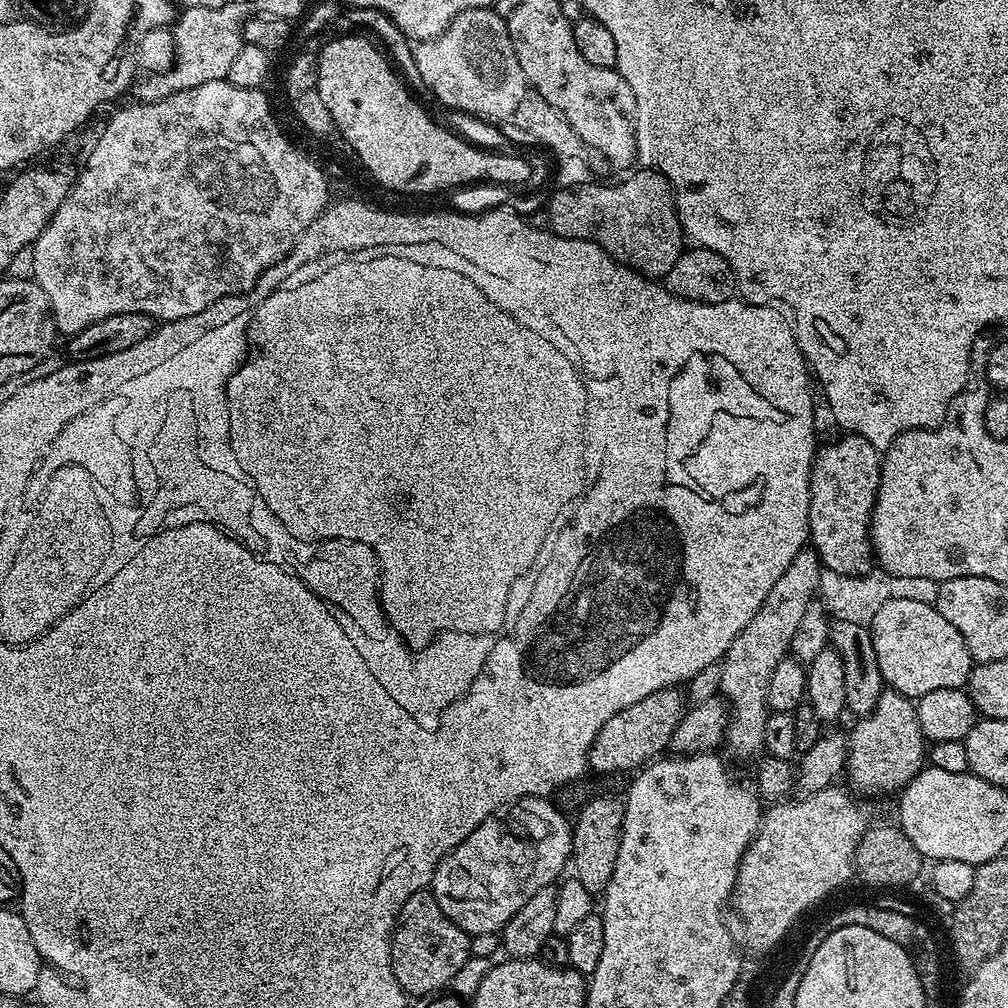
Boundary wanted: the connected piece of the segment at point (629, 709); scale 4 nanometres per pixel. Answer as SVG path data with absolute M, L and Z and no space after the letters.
M679 687L663 688L642 698L642 702L634 702L634 706L626 706L626 710L616 712L598 730L598 738L594 738L588 751L588 768L596 772L635 773L671 745L674 730L678 730L685 711L686 696Z

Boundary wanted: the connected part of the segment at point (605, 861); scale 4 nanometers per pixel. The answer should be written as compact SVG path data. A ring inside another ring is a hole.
M593 795L586 806L575 813L572 824L572 854L570 857L571 867L576 867L575 879L586 886L586 890L593 894L603 893L605 886L610 882L614 874L614 862L618 862L618 846L622 842L622 826L624 825L624 800L615 800L612 796Z

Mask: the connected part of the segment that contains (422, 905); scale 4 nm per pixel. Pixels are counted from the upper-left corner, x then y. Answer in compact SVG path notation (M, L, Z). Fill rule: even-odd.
M421 890L406 898L392 934L394 978L412 998L428 998L451 985L452 979L471 956L471 939L446 914L431 891Z

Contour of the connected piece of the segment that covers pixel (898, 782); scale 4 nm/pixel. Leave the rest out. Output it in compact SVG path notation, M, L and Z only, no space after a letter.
M885 687L878 698L876 709L868 716L859 717L855 723L852 732L847 733L846 780L848 776L847 783L861 797L880 796L883 792L895 793L910 783L920 773L920 769L925 767L926 741L922 726L918 724L913 697L904 696L893 688Z

